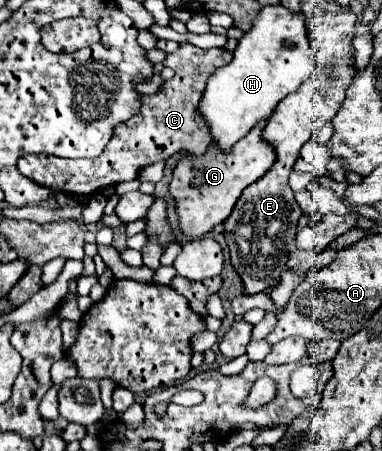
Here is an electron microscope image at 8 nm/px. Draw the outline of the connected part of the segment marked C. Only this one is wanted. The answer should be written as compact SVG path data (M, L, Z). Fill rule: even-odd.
M189 42L179 44L179 48L175 52L171 52L171 54L167 54L165 60L163 60L163 66L171 68L175 72L175 76L171 80L167 80L157 94L151 94L151 96L143 94L141 96L139 112L133 118L129 118L127 122L117 124L113 128L113 138L109 140L109 144L107 144L107 148L103 150L101 156L97 156L93 160L87 160L87 158L71 160L71 158L57 158L57 156L47 156L47 154L23 154L19 158L19 162L17 162L19 172L25 178L33 180L35 184L49 188L51 196L59 194L59 192L65 192L65 194L71 194L71 196L87 198L87 196L95 196L95 194L103 192L105 188L115 188L121 182L139 178L139 172L143 168L147 168L147 166L151 166L155 162L165 162L177 152L185 152L185 154L191 154L191 156L201 156L207 150L207 132L203 132L203 124L199 124L199 114L195 112L195 104L203 96L207 76L211 76L219 66L229 64L231 58L233 58L233 54L227 52L225 48L203 50L203 48L197 48L197 46L189 44Z

